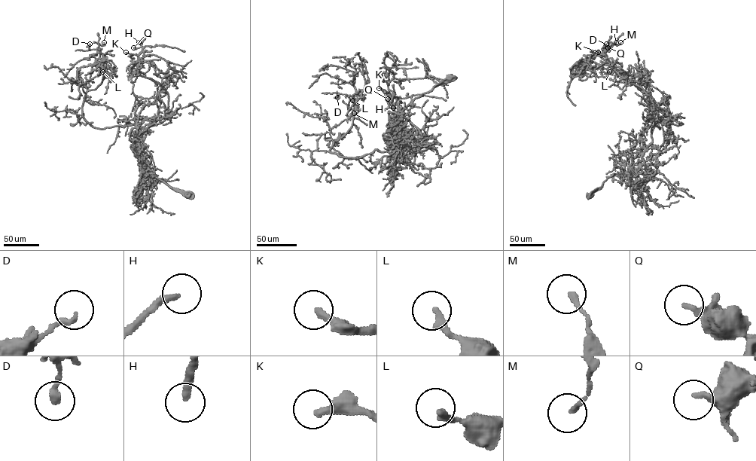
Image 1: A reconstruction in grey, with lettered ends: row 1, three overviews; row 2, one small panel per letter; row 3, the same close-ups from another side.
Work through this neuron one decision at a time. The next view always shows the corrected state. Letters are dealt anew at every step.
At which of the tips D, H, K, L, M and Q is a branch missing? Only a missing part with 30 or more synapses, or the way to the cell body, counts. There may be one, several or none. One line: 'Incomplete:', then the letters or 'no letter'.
Incomplete: H, K

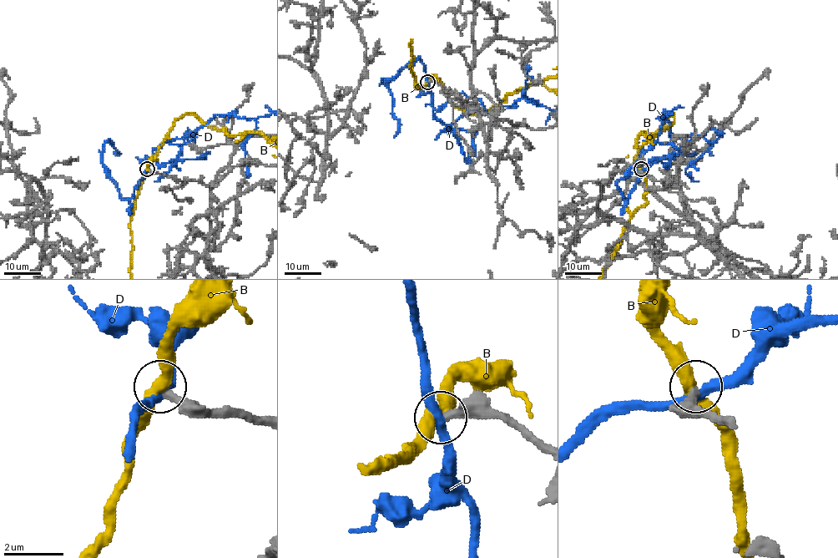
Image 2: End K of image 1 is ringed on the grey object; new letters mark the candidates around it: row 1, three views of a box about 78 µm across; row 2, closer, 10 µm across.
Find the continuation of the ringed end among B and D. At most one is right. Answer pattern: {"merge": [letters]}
{"merge": []}

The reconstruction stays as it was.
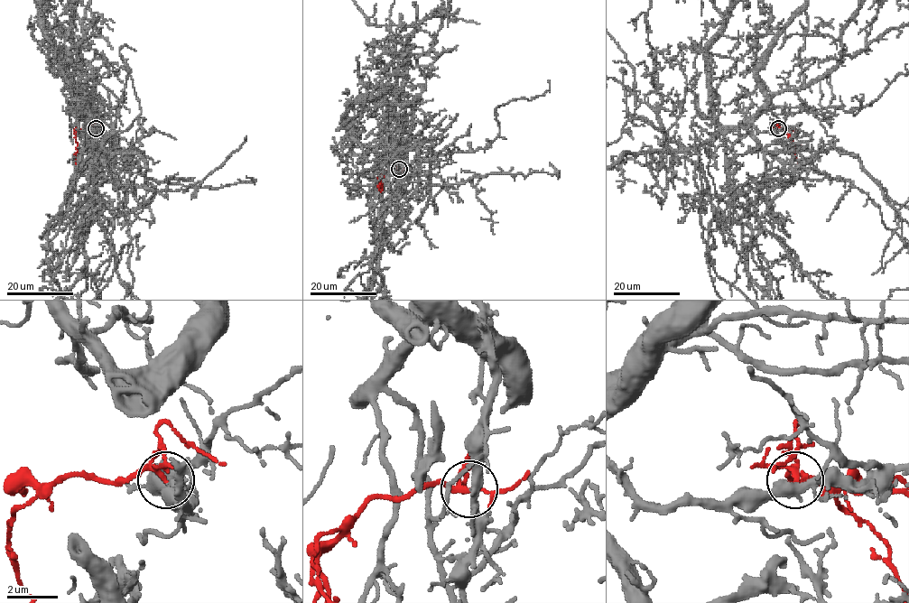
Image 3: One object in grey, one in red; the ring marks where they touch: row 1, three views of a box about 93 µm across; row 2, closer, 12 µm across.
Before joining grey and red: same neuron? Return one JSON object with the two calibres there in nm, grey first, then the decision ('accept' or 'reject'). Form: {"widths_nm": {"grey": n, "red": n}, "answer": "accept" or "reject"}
{"widths_nm": {"grey": 320, "red": 140}, "answer": "accept"}

